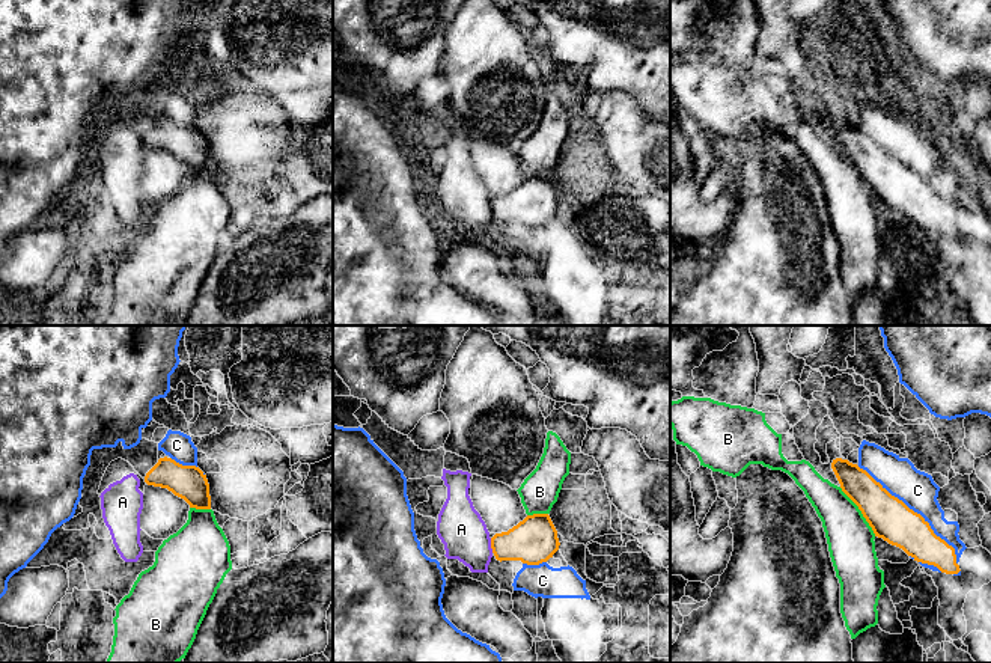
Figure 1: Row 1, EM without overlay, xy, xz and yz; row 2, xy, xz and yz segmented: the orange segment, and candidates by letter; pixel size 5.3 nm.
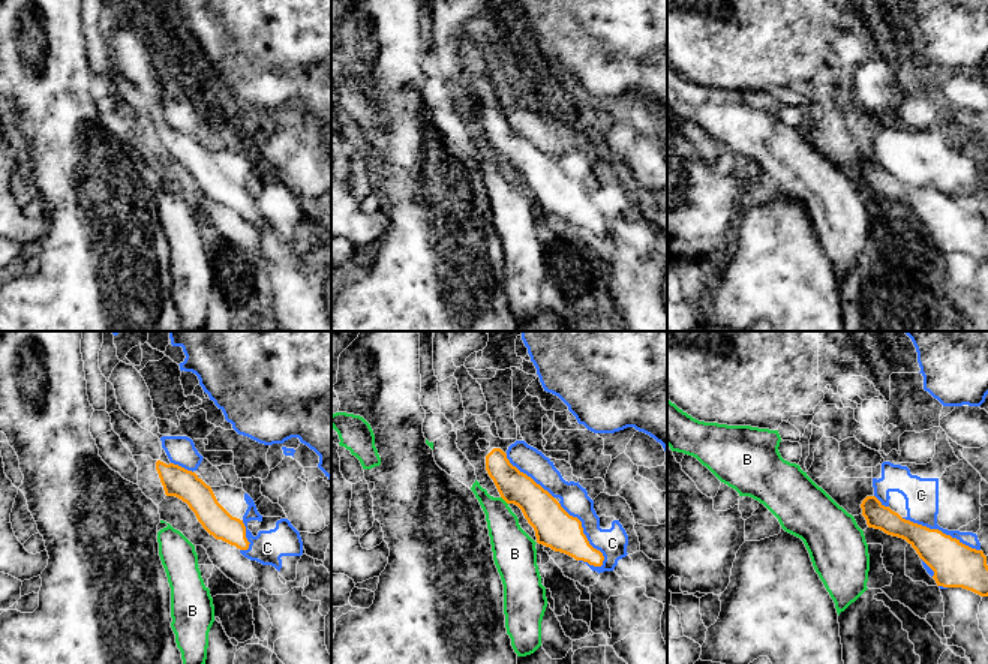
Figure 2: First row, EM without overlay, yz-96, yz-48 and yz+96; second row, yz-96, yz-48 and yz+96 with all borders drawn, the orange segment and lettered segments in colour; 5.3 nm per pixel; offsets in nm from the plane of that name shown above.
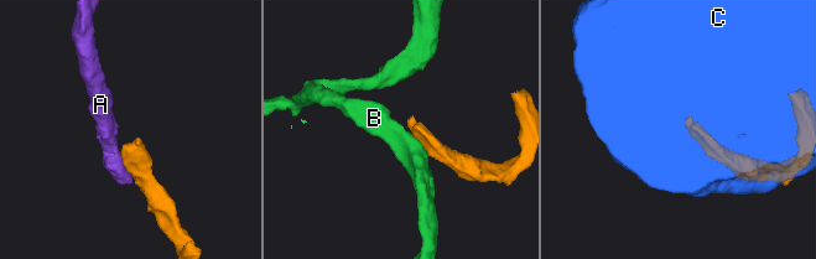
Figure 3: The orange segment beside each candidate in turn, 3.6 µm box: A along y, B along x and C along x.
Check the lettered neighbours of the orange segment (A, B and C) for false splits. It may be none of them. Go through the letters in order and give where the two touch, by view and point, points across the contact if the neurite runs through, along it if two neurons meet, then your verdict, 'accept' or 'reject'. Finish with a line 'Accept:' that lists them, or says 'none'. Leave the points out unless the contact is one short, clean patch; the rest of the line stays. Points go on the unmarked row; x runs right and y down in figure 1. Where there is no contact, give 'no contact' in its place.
A: xz (491, 208) | along xz (490, 201), (493, 214) | reject
B: yz (860, 172) | along yz (839, 149), (857, 169), (875, 198) | reject
C: yz (913, 174) | reject
Accept: none

